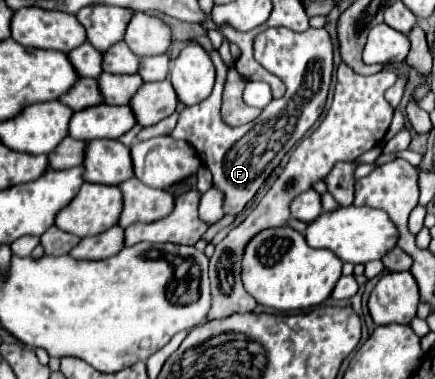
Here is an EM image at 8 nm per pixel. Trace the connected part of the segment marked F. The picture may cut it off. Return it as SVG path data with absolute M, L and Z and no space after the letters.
M267 28L257 34L253 52L259 64L285 82L285 96L265 106L253 122L241 128L231 128L221 118L221 94L229 70L219 52L211 52L211 60L217 68L215 88L203 102L183 110L175 130L171 132L175 140L185 140L197 150L201 162L213 174L213 188L223 192L223 212L231 216L237 216L245 208L267 176L279 166L283 156L319 120L333 74L333 46L329 42L329 34L323 28L309 28L307 32Z

